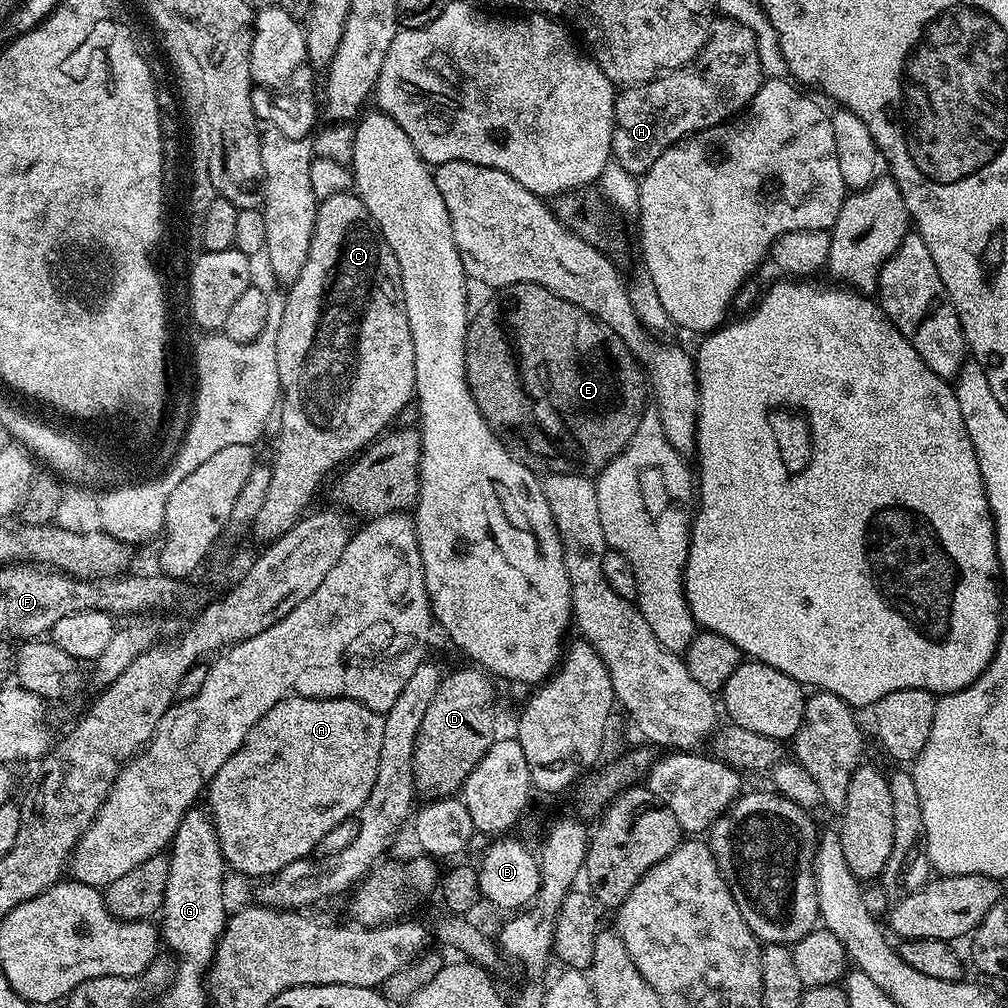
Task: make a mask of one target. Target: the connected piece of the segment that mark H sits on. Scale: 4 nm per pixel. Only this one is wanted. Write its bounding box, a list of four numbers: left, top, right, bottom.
[611,19,765,178]

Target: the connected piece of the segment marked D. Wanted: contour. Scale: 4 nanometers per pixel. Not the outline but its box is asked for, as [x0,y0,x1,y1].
[412,666,498,798]

